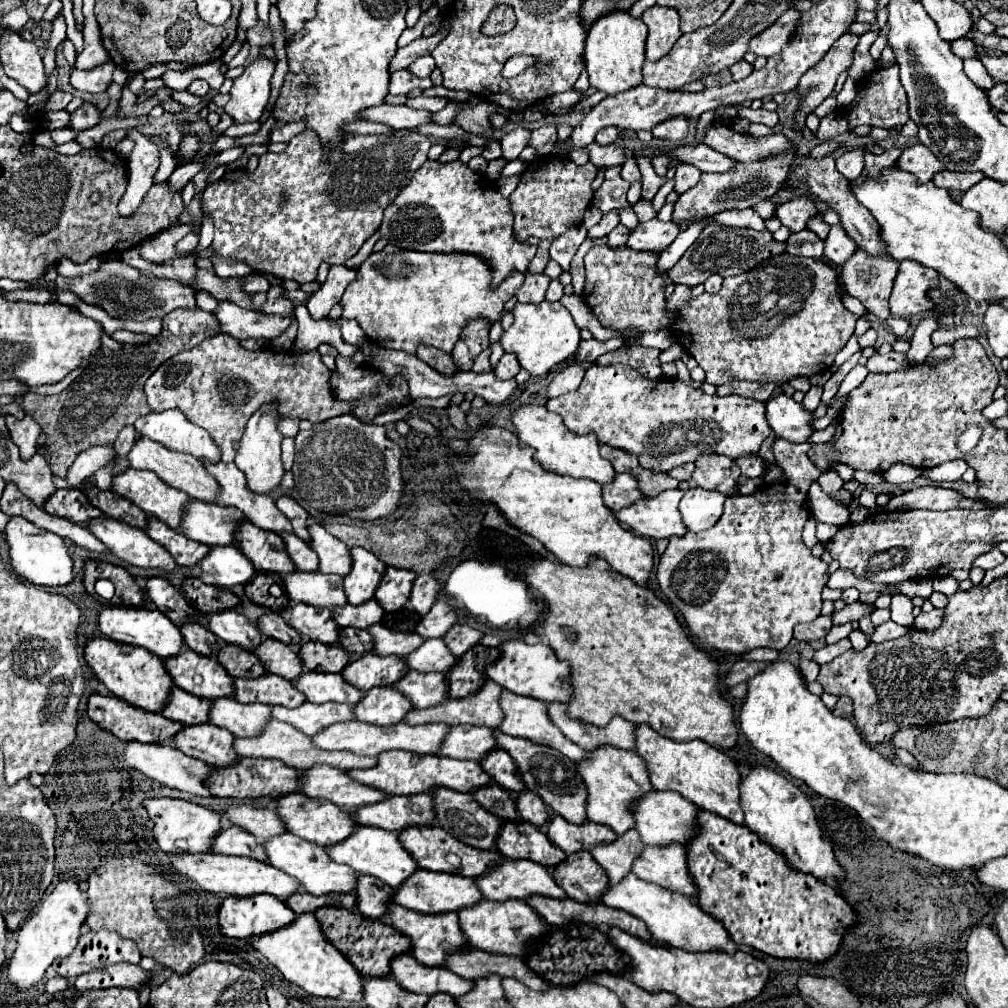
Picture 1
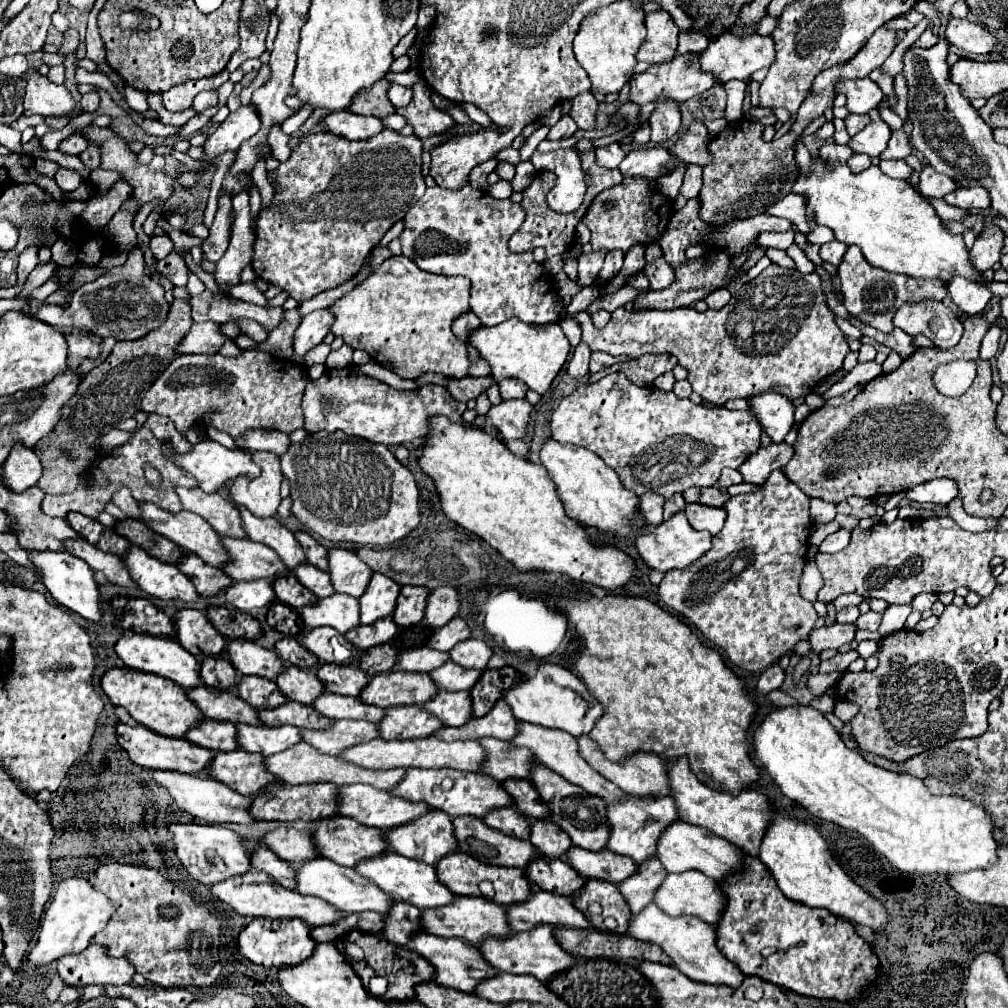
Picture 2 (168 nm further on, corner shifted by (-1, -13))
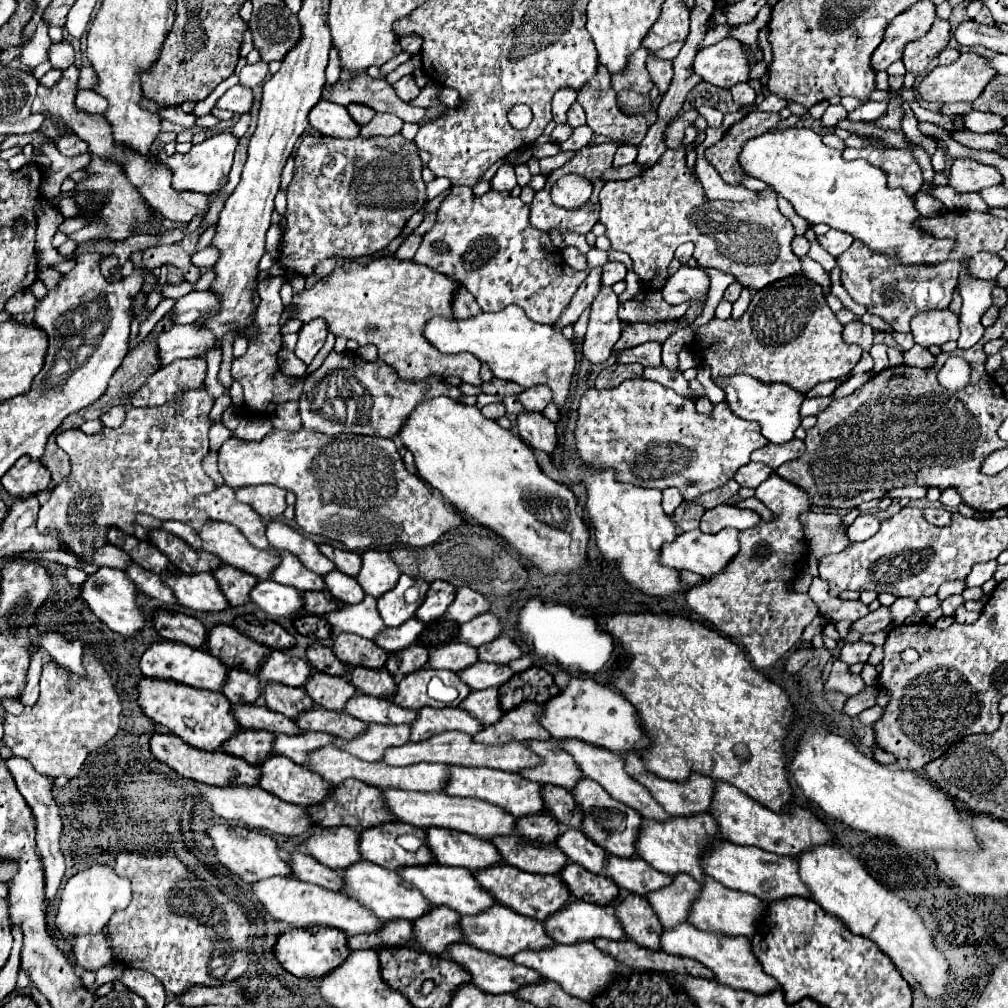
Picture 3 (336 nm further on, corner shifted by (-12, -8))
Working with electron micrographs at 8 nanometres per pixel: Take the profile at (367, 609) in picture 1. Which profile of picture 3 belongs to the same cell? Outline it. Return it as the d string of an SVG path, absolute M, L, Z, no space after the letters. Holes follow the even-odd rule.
M412 617L400 627L386 627L382 633L376 635L374 643L380 645L384 651L400 651L412 645L422 629L424 629L424 623Z

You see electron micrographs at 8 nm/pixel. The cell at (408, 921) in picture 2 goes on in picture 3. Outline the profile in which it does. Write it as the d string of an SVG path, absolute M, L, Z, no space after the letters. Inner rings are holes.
M432 907L428 913L424 913L422 917L418 917L414 923L412 923L412 931L414 931L414 939L416 943L424 949L424 951L430 951L434 955L440 955L448 949L448 945L452 943L458 943L462 941L462 931L460 931L460 915L448 907Z

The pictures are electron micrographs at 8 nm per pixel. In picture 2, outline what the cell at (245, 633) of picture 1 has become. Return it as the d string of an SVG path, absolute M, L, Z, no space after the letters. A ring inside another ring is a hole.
M229 640L227 656L243 676L261 676L275 680L285 670L283 660L275 652L265 650L257 642L249 640Z

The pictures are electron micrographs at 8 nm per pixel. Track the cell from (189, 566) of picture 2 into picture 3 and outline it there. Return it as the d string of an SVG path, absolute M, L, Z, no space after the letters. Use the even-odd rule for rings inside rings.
M220 565L218 569L212 571L212 575L218 581L218 585L230 605L244 605L248 601L248 593L250 593L252 585L258 583L258 579L254 575L248 575L246 571L240 571L230 565Z

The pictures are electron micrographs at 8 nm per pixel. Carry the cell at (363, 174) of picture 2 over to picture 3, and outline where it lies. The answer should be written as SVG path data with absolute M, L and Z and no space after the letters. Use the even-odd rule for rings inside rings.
M400 133L392 135L392 137L354 137L354 139L336 139L336 137L328 137L328 135L306 135L296 151L296 171L294 171L294 179L288 187L288 207L286 207L286 229L284 229L284 237L282 237L282 245L280 245L280 257L278 263L284 271L292 271L300 277L308 277L314 273L314 267L322 261L322 259L332 259L332 257L362 257L362 255L370 255L374 251L384 249L392 239L396 239L402 231L402 227L406 225L406 221L422 209L424 201L426 201L426 183L422 179L422 159L420 159L420 149L416 145L416 141L408 141L404 139Z

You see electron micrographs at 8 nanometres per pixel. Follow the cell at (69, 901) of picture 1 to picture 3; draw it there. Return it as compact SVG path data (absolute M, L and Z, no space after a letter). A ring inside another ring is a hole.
M94 865L90 869L78 871L74 877L68 879L68 883L62 889L58 915L56 915L56 929L62 933L64 939L96 935L106 927L106 923L116 911L128 907L130 897L132 897L130 881L118 877L114 869L108 865Z

